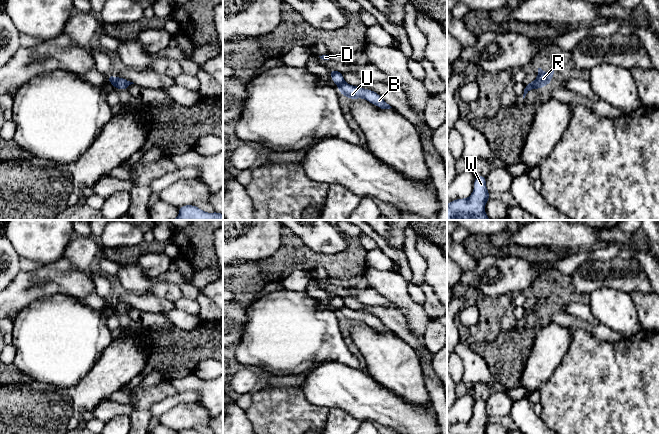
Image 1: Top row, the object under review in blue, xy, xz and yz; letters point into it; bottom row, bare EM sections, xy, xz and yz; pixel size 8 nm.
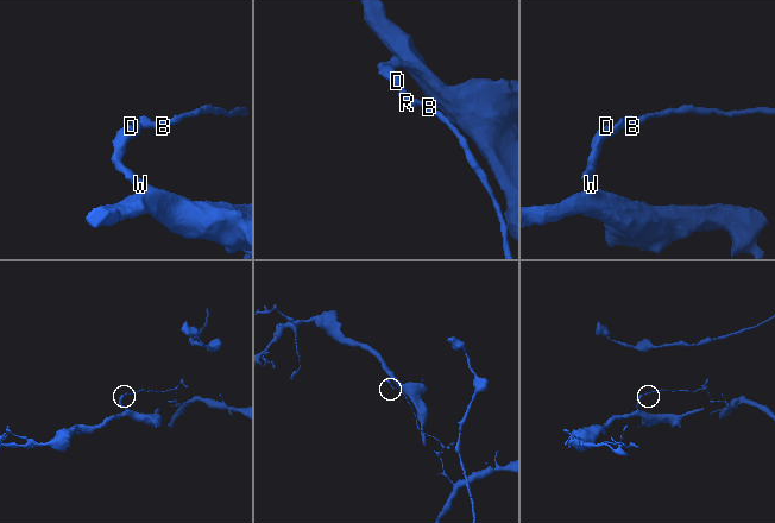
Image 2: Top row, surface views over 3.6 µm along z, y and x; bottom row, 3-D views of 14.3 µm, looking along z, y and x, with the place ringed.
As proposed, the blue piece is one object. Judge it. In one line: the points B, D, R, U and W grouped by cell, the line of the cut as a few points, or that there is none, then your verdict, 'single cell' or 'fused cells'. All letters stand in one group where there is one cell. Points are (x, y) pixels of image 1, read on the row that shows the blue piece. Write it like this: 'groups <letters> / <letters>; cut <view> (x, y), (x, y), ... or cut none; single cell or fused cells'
groups B R U / D W; cut xy (115, 79), (117, 88); fused cells

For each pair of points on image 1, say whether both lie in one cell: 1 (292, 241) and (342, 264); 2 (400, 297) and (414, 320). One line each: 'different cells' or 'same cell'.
1: same cell
2: same cell

